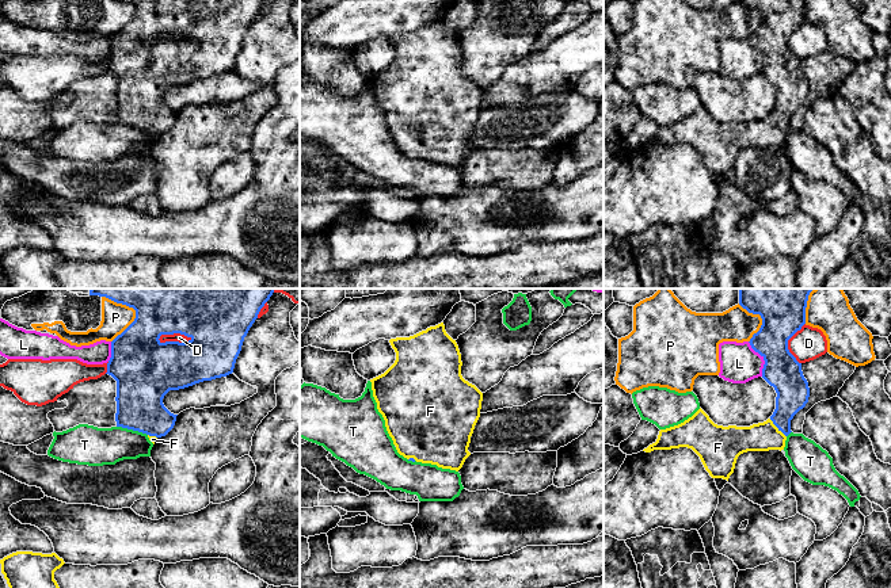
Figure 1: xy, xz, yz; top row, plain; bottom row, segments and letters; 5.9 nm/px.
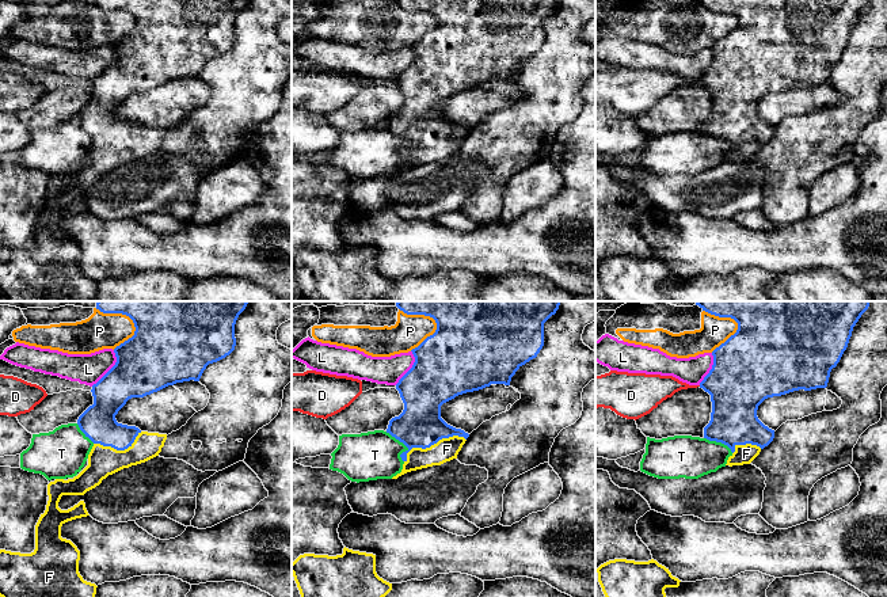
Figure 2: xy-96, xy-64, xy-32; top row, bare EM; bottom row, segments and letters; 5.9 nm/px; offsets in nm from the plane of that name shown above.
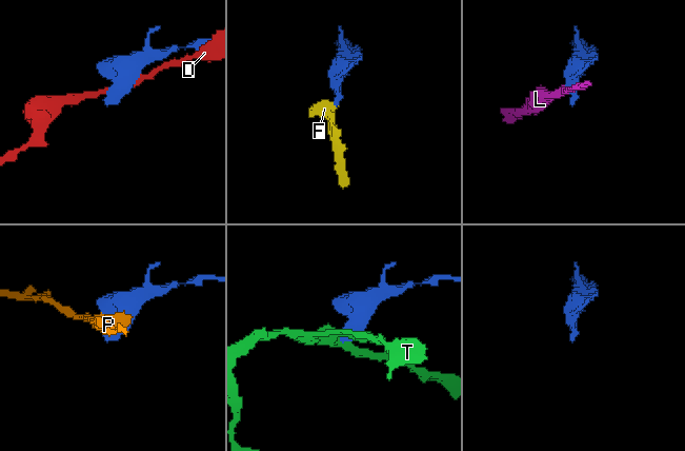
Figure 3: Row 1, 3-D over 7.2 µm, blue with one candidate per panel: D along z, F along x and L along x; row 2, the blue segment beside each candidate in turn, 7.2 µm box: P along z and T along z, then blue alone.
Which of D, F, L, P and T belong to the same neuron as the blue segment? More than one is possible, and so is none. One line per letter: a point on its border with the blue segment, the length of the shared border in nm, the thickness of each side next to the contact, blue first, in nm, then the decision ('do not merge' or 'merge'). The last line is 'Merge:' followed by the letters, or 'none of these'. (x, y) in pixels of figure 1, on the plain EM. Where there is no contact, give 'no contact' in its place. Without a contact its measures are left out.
D: contact xy (175, 38); length 200 nm; calibres 380 and 50 nm; do not merge
F: contact yz (777, 123); length 150 nm; calibres 190 and 170 nm; merge
L: contact yz (764, 56); length 220 nm; calibres 220 and 240 nm; do not merge
P: contact yz (761, 14); length 240 nm; calibres 220 and 200 nm; do not merge
T: contact xy (132, 125); length 190 nm; calibres 280 and 220 nm; do not merge
Merge: F

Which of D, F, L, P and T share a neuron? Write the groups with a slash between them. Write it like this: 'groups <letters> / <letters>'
groups D / F / L / P / T

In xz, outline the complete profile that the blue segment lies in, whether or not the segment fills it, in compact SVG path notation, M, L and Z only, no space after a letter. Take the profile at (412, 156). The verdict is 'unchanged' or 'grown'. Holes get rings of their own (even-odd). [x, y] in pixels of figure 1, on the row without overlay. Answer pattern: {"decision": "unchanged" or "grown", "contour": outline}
{"decision": "grown", "contour": "M441 19L410 34L391 35L389 39L396 57L370 79L377 106L397 149L412 159L458 168L471 152L468 144L480 114L483 89L462 75L456 37Z"}

